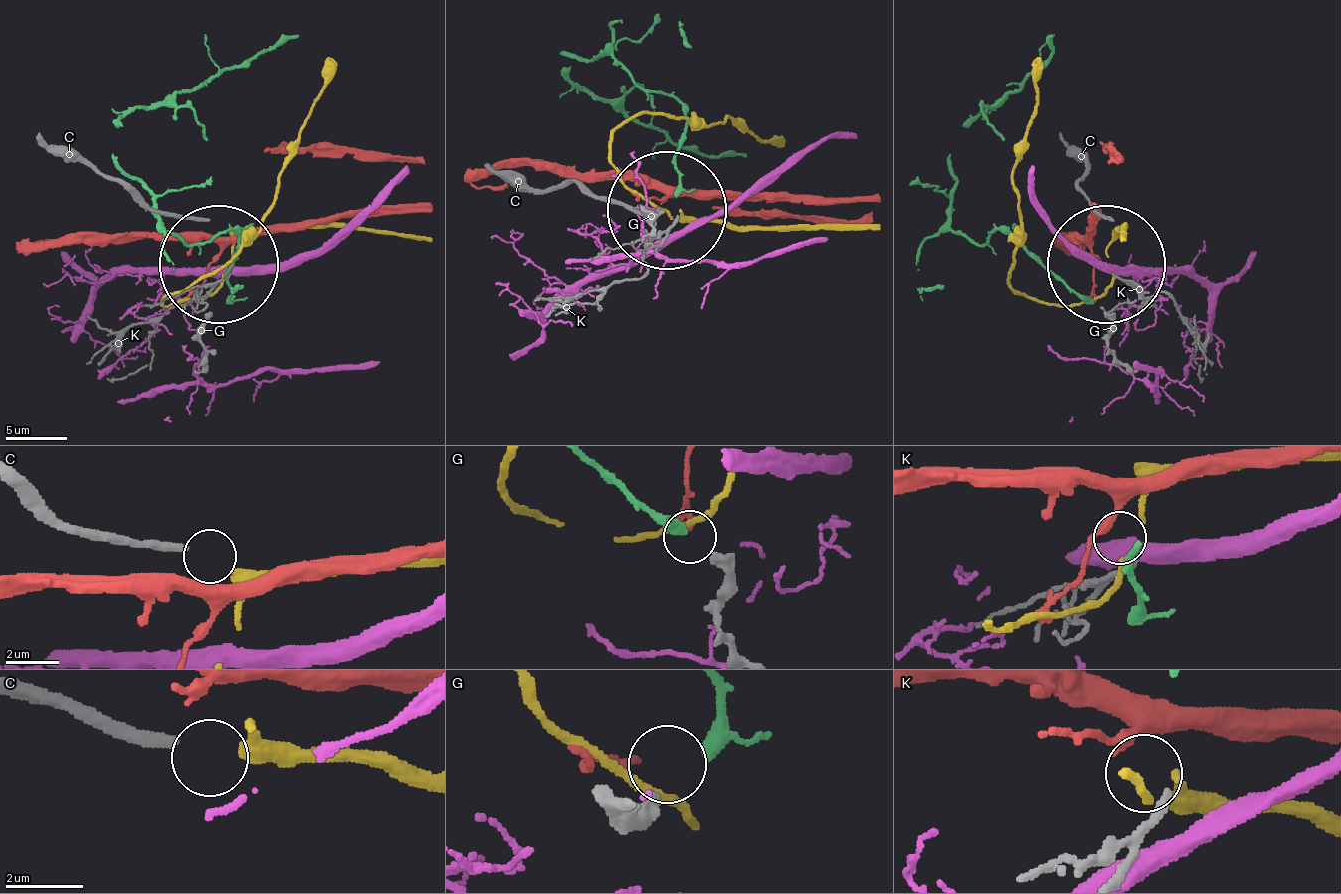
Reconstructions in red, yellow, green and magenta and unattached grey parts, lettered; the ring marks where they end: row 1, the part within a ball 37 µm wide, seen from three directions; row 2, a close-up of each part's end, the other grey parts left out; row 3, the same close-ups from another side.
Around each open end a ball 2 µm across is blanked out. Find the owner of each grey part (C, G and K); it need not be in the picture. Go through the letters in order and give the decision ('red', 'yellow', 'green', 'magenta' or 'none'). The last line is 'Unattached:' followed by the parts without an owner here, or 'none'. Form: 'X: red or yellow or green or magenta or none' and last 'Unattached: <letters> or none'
C: yellow
G: none
K: red
Unattached: G

